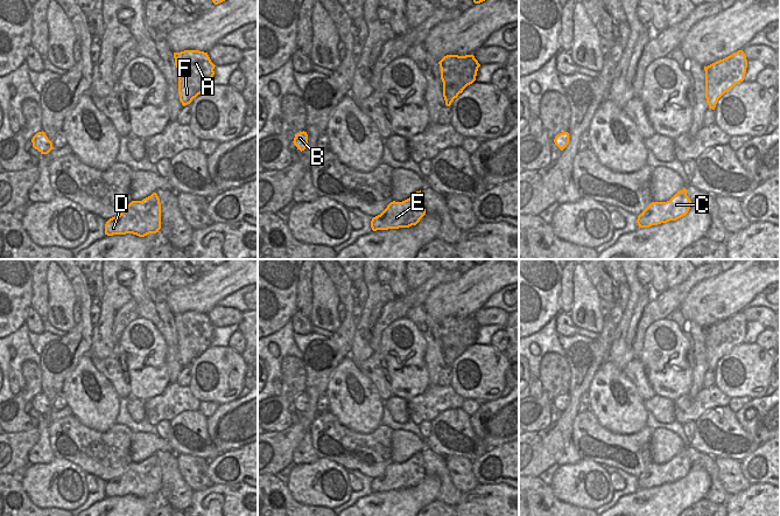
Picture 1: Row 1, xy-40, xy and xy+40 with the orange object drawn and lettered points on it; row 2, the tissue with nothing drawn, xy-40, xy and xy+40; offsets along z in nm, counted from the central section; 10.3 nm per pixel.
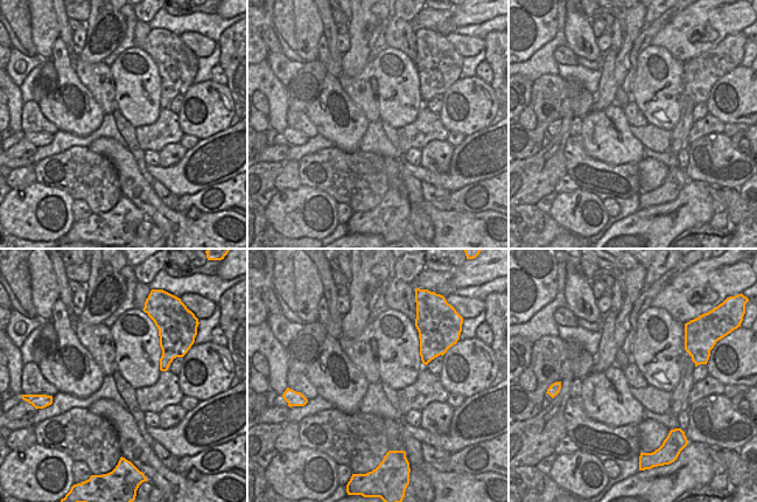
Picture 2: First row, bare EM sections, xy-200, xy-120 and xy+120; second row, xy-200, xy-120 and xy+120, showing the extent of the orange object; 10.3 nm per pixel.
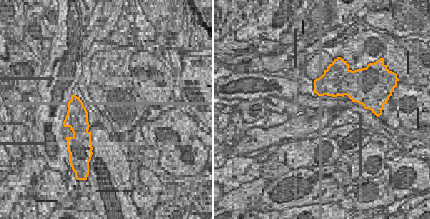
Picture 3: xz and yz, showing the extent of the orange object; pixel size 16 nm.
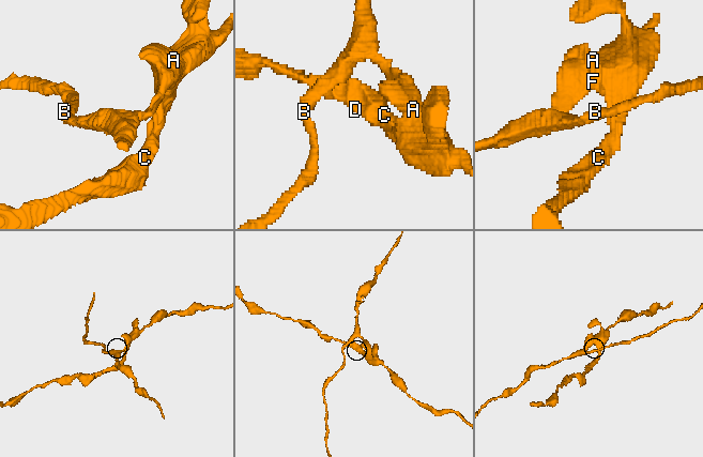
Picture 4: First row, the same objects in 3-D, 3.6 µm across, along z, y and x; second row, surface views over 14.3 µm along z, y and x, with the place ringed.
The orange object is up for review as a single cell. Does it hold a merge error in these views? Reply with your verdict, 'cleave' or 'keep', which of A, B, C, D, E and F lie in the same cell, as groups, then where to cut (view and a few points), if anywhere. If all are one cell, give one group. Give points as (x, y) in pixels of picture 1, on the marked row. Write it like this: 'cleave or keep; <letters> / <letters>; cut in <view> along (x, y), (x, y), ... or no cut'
cleave; A B F / C D E; cut in xy along (462, 60), (468, 68), (477, 70)

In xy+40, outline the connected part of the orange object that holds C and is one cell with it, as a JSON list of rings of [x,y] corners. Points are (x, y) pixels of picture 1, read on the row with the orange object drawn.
[[[687,189],[677,191],[667,202],[652,202],[639,216],[637,223],[639,228],[649,228],[669,221],[676,221],[686,216],[691,207],[691,201],[687,196]]]

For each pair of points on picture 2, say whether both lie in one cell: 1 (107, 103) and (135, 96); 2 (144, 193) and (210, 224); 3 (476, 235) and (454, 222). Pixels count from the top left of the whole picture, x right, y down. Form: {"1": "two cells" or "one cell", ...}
{"1": "two cells", "2": "one cell", "3": "one cell"}

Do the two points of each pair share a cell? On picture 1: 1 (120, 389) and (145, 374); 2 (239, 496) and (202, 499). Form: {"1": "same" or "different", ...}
{"1": "different", "2": "same"}

